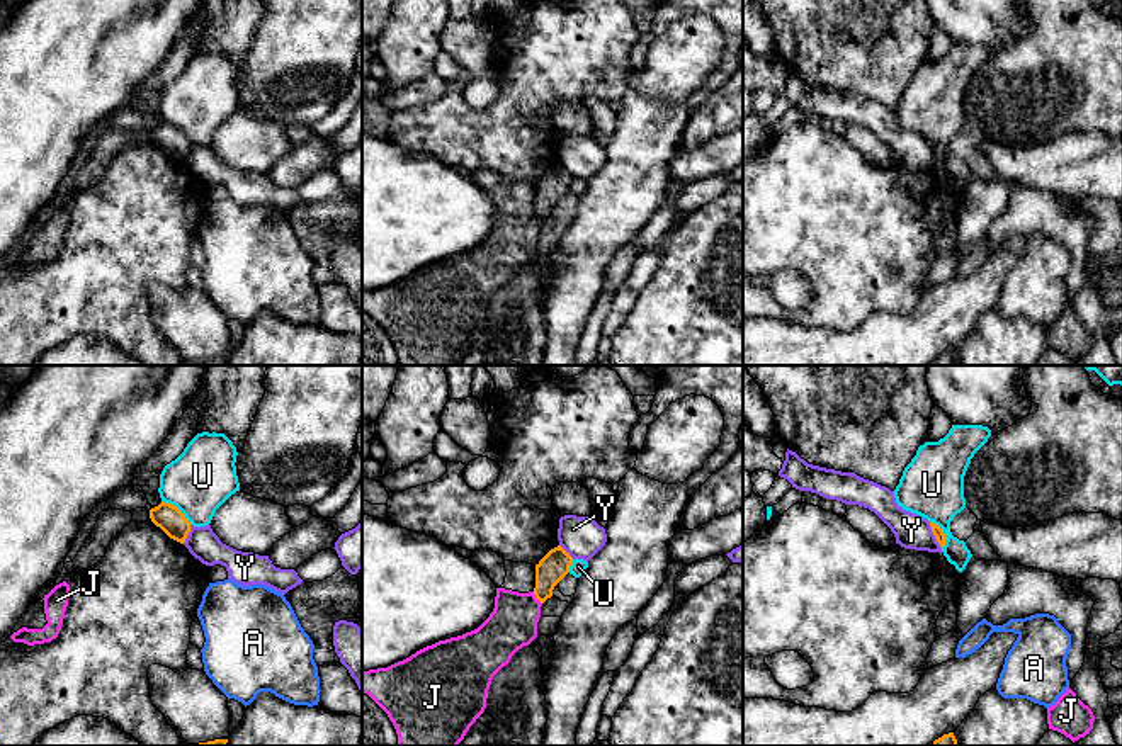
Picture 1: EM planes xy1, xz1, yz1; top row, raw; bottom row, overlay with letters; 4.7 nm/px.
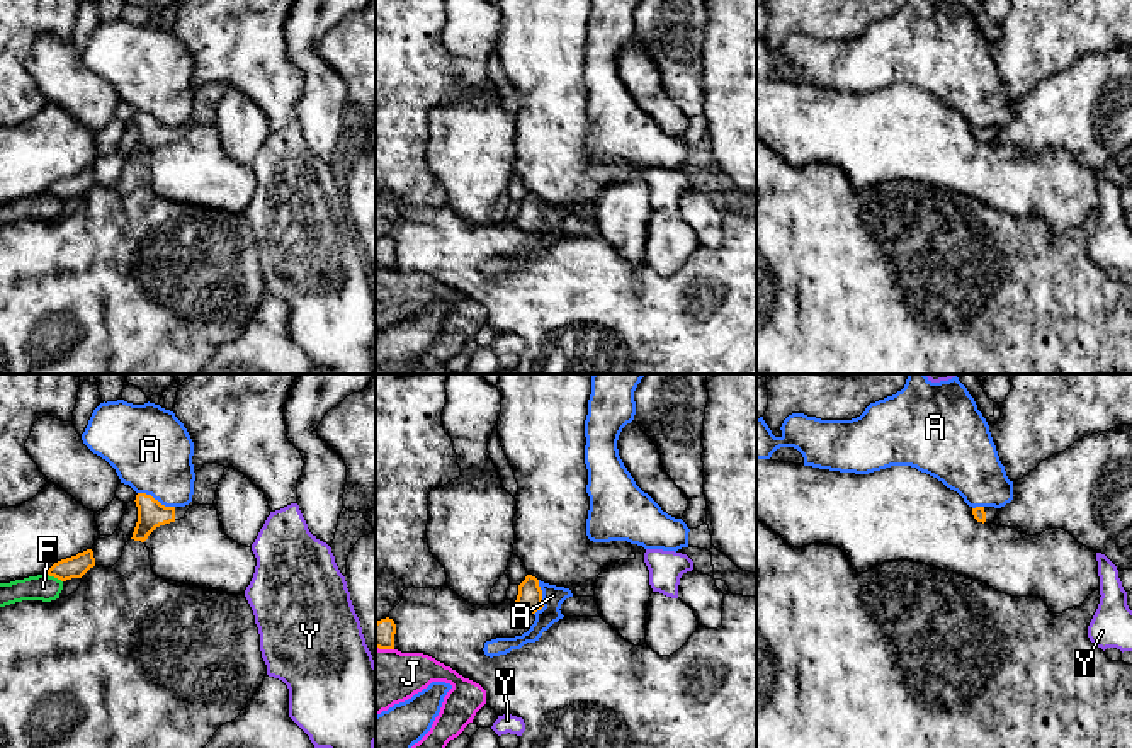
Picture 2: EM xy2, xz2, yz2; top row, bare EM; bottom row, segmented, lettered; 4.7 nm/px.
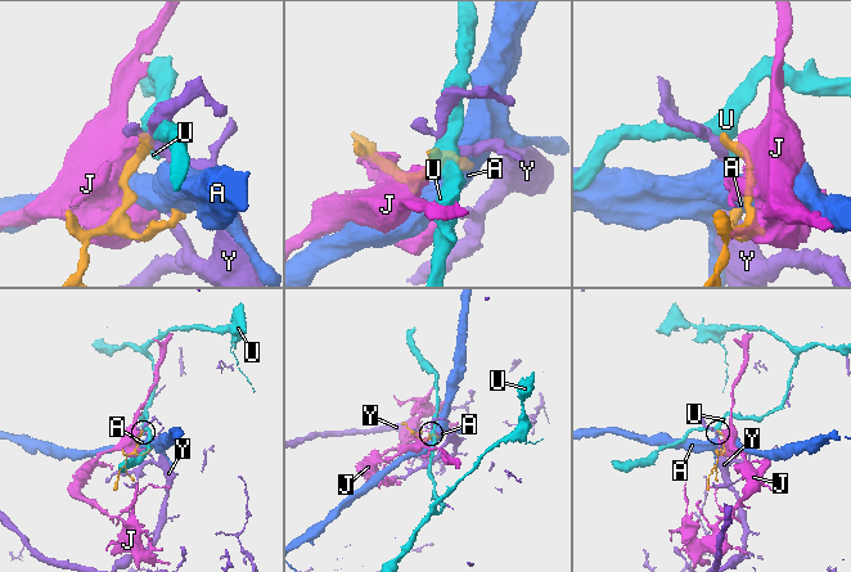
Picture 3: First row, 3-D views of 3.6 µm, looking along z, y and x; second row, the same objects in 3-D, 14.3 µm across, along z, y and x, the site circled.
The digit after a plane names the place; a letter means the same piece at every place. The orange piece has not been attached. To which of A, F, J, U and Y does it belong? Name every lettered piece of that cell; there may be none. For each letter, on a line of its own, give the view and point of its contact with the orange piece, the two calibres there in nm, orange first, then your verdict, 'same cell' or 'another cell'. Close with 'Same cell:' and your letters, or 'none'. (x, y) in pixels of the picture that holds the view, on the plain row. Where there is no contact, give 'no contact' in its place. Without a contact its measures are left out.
A: contact xy2 (157, 119); calibres 140 and 380 nm; another cell
F: contact xy2 (55, 196); calibres 110 and 130 nm; another cell
J: contact xz1 (536, 216); calibres 140 and 240 nm; another cell
U: contact xy1 (177, 128); calibres 120 and 300 nm; another cell
Y: contact yz1 (934, 153); calibres 50 and 160 nm; another cell
Same cell: none

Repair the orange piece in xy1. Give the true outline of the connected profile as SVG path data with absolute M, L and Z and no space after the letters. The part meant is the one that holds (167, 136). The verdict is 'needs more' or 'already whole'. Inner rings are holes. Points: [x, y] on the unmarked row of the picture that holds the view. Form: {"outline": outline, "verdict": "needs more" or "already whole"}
{"outline": "M162 121L158 126L150 129L151 141L160 146L170 158L184 163L189 151L190 141L173 124Z", "verdict": "already whole"}

